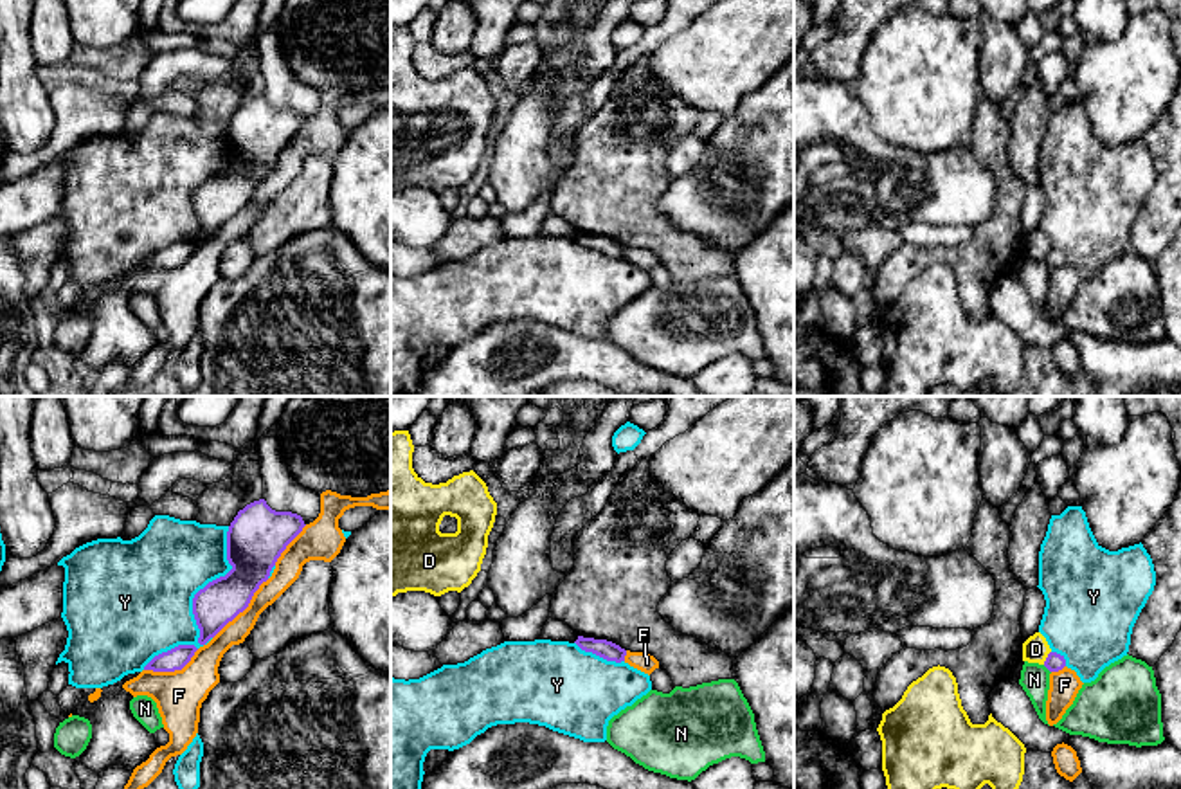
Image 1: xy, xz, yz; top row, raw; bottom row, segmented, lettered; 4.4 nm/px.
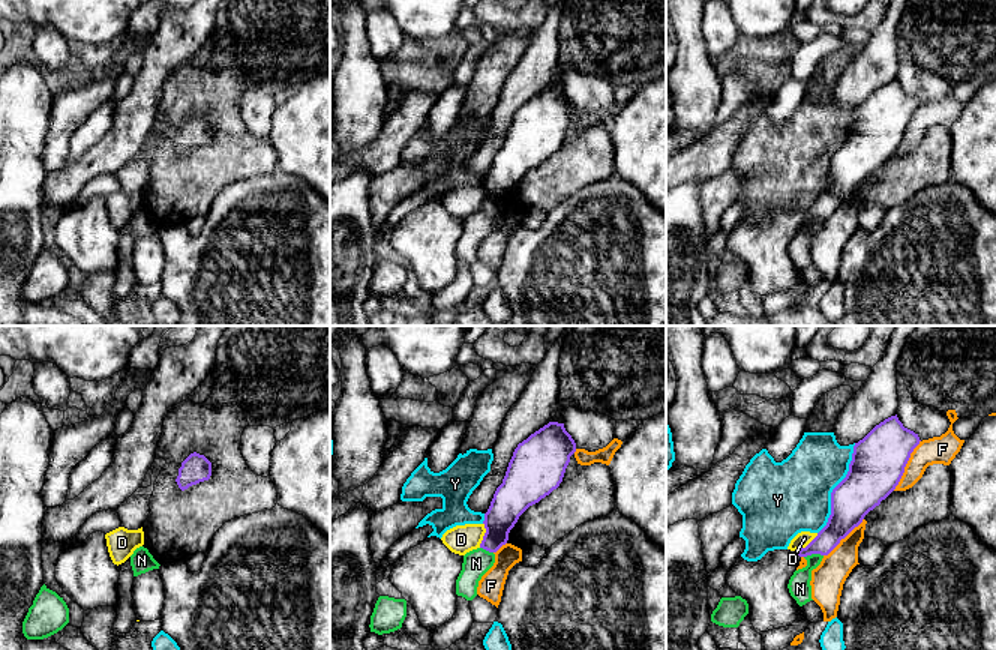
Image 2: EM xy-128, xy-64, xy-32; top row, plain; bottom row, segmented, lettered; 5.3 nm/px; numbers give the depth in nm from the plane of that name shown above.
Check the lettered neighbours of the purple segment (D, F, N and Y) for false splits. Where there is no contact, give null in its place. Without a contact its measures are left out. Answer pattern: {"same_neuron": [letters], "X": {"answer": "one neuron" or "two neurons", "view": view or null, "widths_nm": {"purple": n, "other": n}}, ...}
{"same_neuron": [], "D": {"answer": "two neurons", "view": "yz", "widths_nm": {"purple": 80, "other": 120}}, "F": {"answer": "two neurons", "view": "xy", "widths_nm": {"purple": 200, "other": 110}}, "N": {"answer": "two neurons", "view": "yz", "widths_nm": {"purple": 80, "other": 130}}, "Y": {"answer": "two neurons", "view": "xy", "widths_nm": {"purple": 240, "other": 400}}}

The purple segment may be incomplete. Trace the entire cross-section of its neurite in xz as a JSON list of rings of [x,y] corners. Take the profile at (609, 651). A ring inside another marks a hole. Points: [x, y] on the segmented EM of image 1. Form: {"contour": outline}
{"contour": [[[578,636],[574,641],[581,650],[592,652],[607,661],[621,663],[625,661],[627,650],[619,645],[607,641],[607,639],[594,639],[594,638],[583,638]]]}

